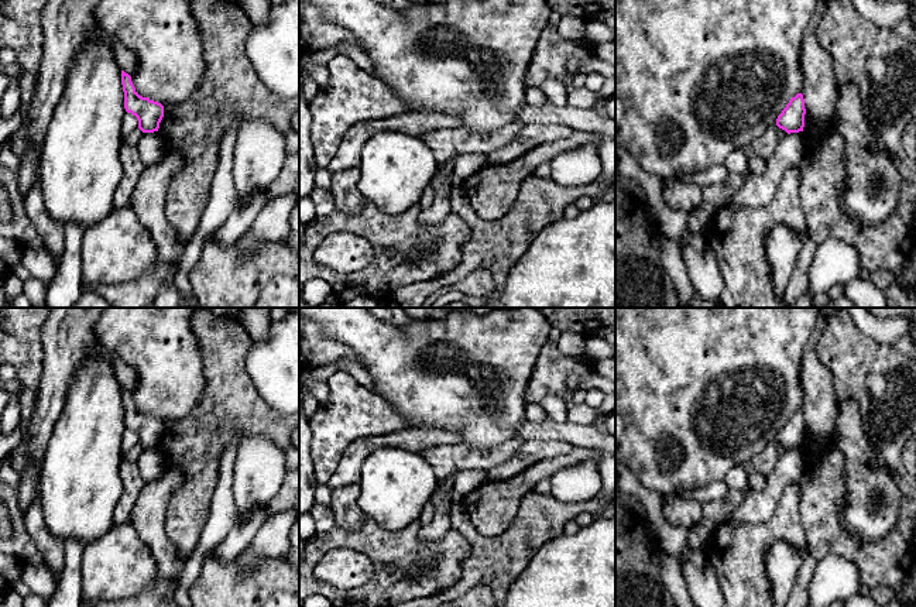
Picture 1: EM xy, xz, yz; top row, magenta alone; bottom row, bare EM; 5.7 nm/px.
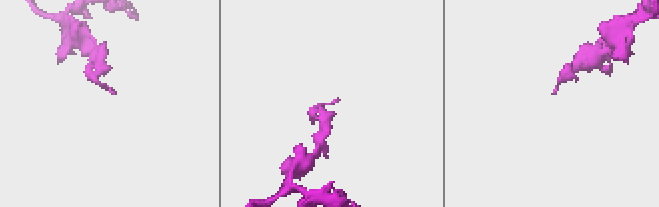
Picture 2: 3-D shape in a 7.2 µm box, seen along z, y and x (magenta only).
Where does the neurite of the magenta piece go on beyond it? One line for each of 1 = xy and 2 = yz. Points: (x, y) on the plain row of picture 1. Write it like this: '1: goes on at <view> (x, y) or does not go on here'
1: does not go on here
2: does not go on here

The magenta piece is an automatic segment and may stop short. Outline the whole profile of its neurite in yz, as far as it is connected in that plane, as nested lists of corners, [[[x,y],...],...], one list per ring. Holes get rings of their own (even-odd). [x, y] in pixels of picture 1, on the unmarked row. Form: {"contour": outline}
{"contour": [[[797,409],[789,416],[786,423],[778,432],[776,442],[785,446],[788,450],[803,447],[804,431],[804,415],[802,409]]]}

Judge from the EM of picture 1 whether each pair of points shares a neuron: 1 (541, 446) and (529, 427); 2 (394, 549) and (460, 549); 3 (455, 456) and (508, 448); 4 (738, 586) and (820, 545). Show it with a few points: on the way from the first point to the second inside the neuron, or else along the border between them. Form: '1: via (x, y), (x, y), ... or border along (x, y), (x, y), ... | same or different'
1: border along (525, 441), (565, 439), (569, 443) | different
2: via (411, 549), (443, 549) | same
3: via (467, 458), (486, 459), (496, 455) | same
4: border along (800, 518), (809, 554) | different

